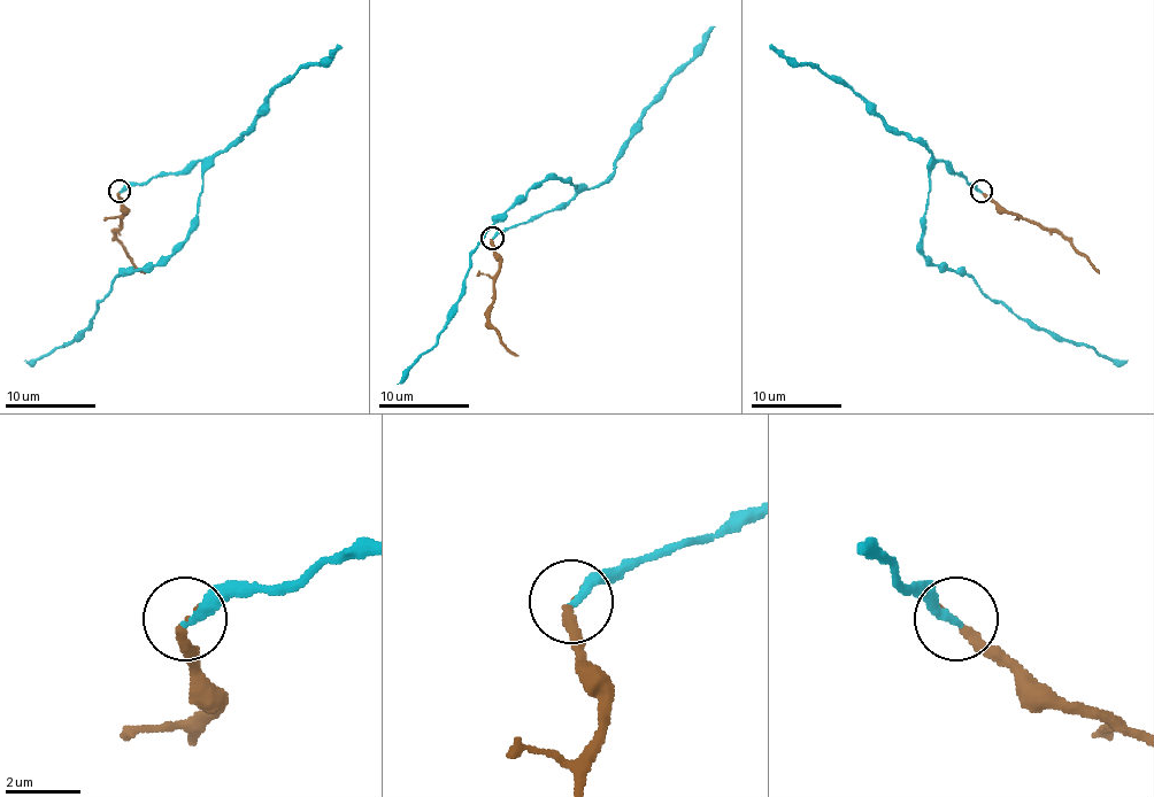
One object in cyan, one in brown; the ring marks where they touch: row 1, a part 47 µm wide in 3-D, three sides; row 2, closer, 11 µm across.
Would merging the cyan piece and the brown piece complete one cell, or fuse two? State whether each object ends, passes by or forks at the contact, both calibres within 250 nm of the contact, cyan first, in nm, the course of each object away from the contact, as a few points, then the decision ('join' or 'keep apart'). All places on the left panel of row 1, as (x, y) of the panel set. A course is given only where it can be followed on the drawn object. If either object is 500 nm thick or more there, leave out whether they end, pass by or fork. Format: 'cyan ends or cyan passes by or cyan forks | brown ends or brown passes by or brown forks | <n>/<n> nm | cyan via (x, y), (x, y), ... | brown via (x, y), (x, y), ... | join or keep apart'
cyan ends | brown ends | 280/240 nm | cyan via (118, 193), (200, 161), (198, 226), (154, 265), (125, 270), (76, 340), (37, 360), (23, 360) | brown via (118, 191), (125, 213), (116, 240), (146, 275) | keep apart

